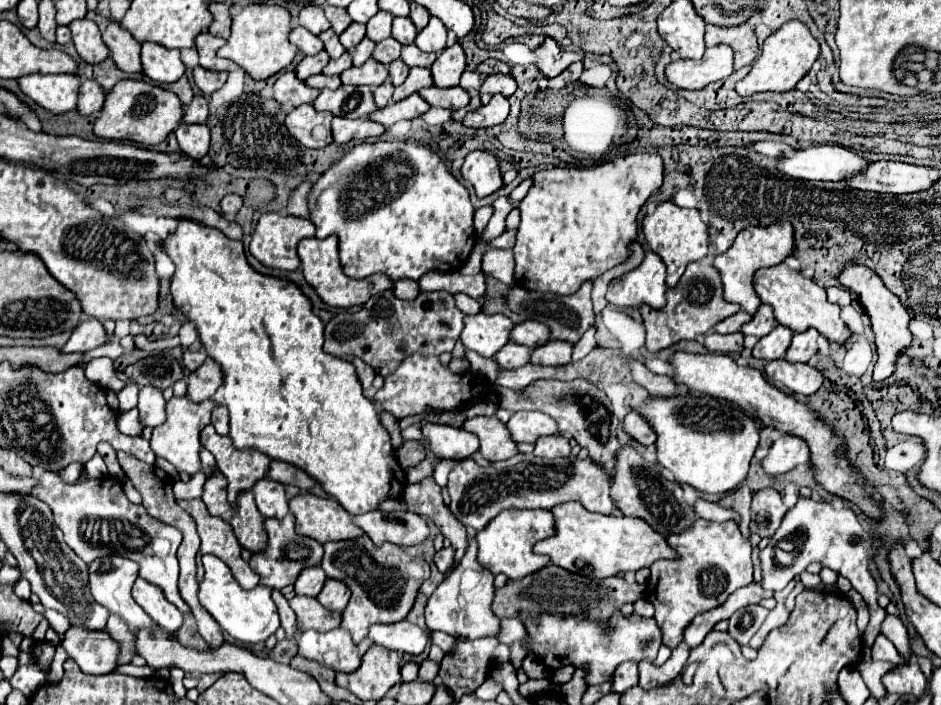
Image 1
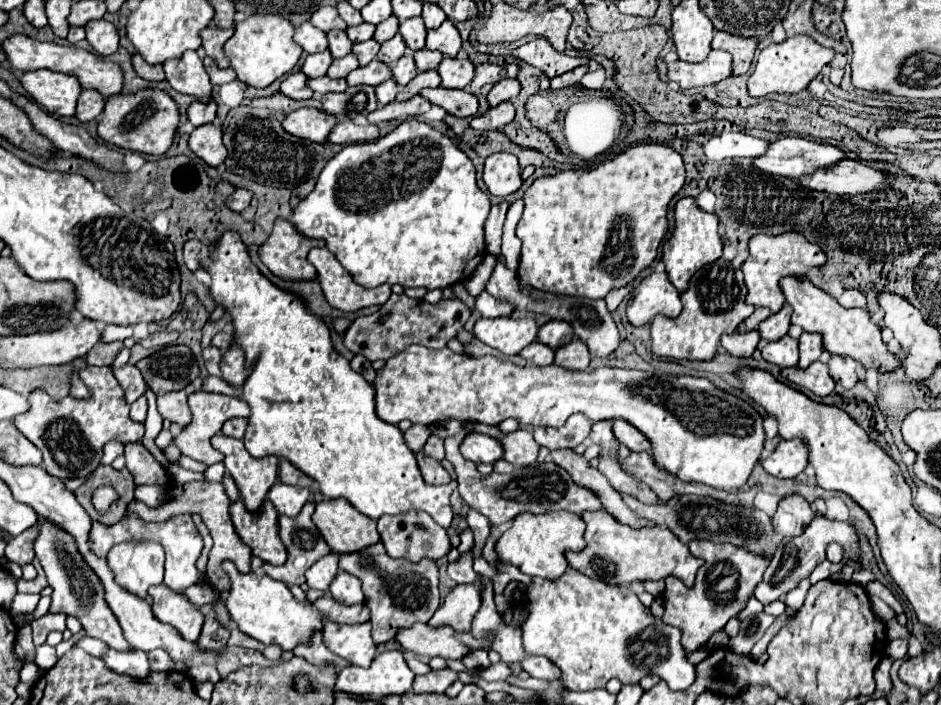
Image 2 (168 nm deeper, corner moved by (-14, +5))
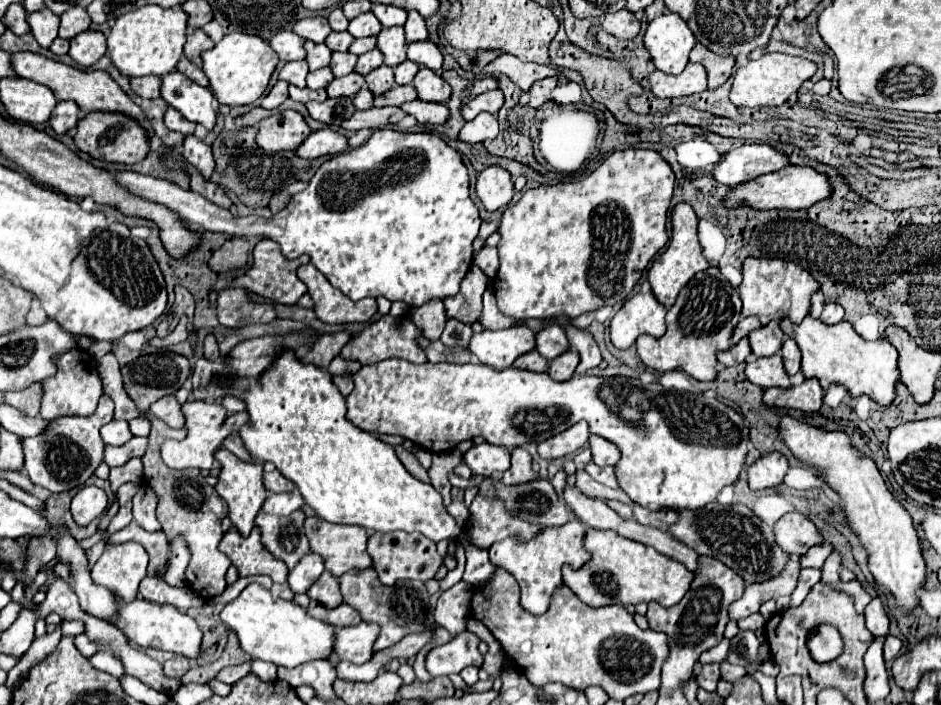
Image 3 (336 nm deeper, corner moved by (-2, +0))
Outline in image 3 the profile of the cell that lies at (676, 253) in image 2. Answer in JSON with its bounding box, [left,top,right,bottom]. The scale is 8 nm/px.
[649,204,709,306]

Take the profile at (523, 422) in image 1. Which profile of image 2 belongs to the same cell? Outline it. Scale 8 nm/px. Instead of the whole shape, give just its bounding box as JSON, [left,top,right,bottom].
[533,413,593,451]

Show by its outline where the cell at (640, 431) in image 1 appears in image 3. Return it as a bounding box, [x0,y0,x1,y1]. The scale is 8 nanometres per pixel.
[589,434,619,466]

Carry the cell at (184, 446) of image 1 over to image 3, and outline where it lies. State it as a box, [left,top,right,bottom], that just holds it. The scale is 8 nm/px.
[161,402,247,470]

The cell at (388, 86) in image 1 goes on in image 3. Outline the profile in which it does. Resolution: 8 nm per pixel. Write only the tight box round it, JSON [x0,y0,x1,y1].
[355,86,373,110]

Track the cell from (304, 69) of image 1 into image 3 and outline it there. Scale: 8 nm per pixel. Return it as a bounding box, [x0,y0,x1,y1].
[279,60,309,86]

